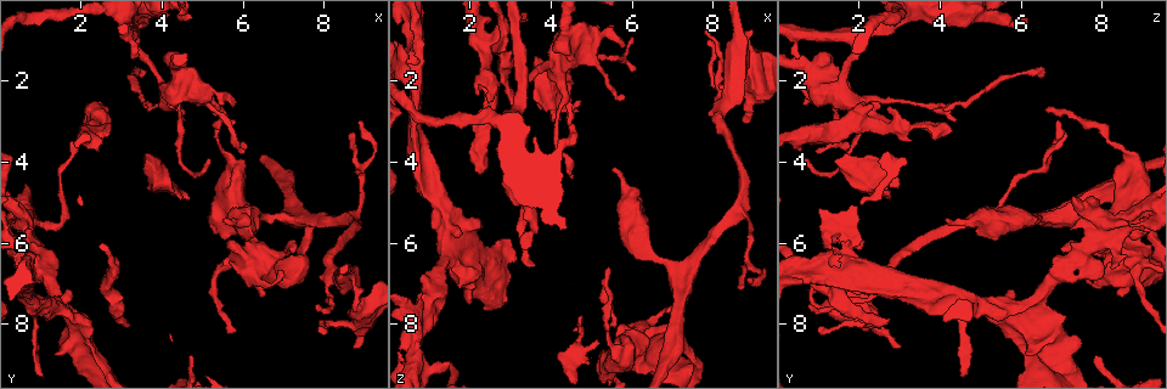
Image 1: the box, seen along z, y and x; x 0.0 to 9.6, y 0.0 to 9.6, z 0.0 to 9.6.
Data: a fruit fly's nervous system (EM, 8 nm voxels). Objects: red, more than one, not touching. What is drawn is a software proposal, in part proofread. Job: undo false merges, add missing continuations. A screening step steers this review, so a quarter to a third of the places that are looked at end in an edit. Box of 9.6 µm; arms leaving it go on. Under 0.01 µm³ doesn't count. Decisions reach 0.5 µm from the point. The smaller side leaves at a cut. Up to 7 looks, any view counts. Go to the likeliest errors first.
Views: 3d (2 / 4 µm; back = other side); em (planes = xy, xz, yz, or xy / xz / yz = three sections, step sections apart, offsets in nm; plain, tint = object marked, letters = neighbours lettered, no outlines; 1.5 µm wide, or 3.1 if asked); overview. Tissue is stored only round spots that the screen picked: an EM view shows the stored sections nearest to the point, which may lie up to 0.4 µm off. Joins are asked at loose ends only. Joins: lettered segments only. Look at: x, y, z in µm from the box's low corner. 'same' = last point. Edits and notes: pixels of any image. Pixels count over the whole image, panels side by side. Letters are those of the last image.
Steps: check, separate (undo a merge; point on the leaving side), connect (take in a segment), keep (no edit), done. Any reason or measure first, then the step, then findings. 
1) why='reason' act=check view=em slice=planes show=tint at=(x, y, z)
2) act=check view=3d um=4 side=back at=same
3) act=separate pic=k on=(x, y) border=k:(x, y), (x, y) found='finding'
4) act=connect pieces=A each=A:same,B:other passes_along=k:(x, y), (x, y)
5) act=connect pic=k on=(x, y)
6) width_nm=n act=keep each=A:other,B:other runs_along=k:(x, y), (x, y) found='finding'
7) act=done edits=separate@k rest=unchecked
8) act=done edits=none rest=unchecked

why='an open end' act=check view=3d um=2 at=(3.05, 7.90, 2.70)

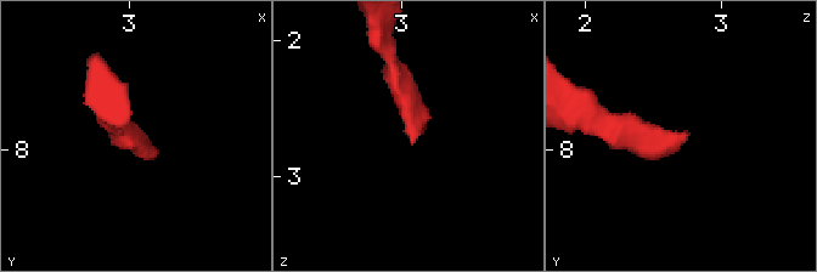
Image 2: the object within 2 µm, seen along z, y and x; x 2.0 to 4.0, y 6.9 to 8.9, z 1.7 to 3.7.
act=check view=em slice=yz step=4 show=tint at=(3.04, 7.90, 2.70)

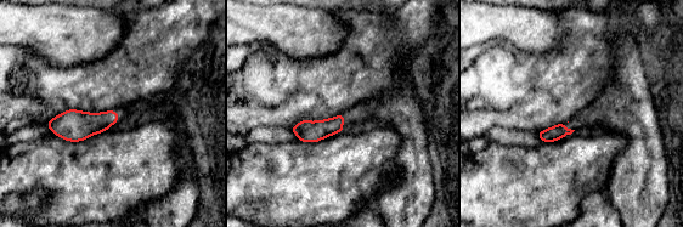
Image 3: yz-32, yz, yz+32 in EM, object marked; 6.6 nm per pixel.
why='cut it another way' act=check view=em slice=xy step=4 show=letters at=same

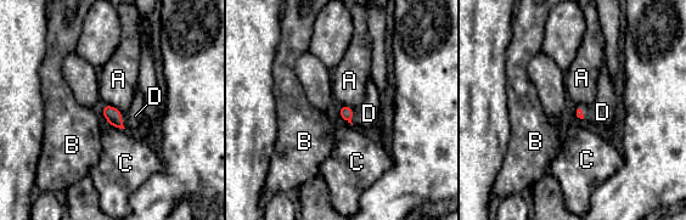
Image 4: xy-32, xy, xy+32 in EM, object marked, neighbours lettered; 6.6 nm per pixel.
act=connect pieces=D each=A:other,B:other,C:other,D:same passes_along=4:(112, 114), (121, 122), (135, 116) found='it goes on there'

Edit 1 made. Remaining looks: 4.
why='redraw' act=check view=overview

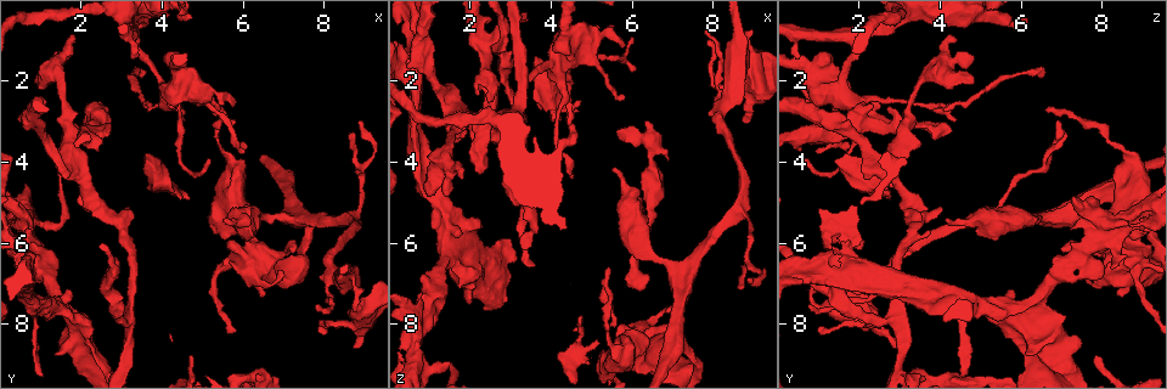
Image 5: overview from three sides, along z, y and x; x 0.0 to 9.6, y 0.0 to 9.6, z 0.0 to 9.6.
why='an open end' act=check view=em slice=yz step=8 show=tint at=(3.65, 3.75, 2.30)

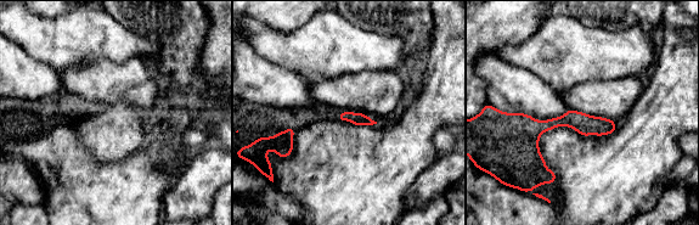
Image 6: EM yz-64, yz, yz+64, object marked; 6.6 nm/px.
act=check view=em slice=planes show=letters at=same

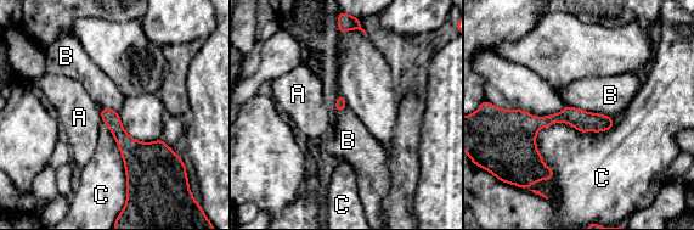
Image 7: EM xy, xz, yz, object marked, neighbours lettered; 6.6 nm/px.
act=keep each=A:other,B:other,C:other runs_along=7:(509, 112), (609, 124) found='none of them fits'

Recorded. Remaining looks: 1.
act=done edits=connect@4 rest=unchecked

